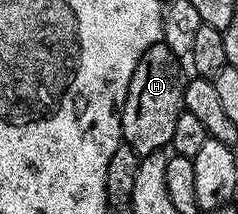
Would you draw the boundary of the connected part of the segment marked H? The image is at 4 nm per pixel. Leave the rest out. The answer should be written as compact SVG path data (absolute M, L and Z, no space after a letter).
M163 41L154 44L150 49L146 49L146 53L142 53L142 57L138 61L138 65L134 69L134 77L130 77L130 89L128 90L128 96L126 97L126 101L124 102L124 110L120 113L120 134L122 136L123 142L130 149L134 149L137 155L143 157L145 155L149 155L150 153L154 153L155 151L164 151L165 148L171 144L172 138L174 137L174 125L178 121L178 117L180 116L180 112L184 110L184 85L186 82L186 74L184 75L184 71L180 68L181 60L171 51Z

